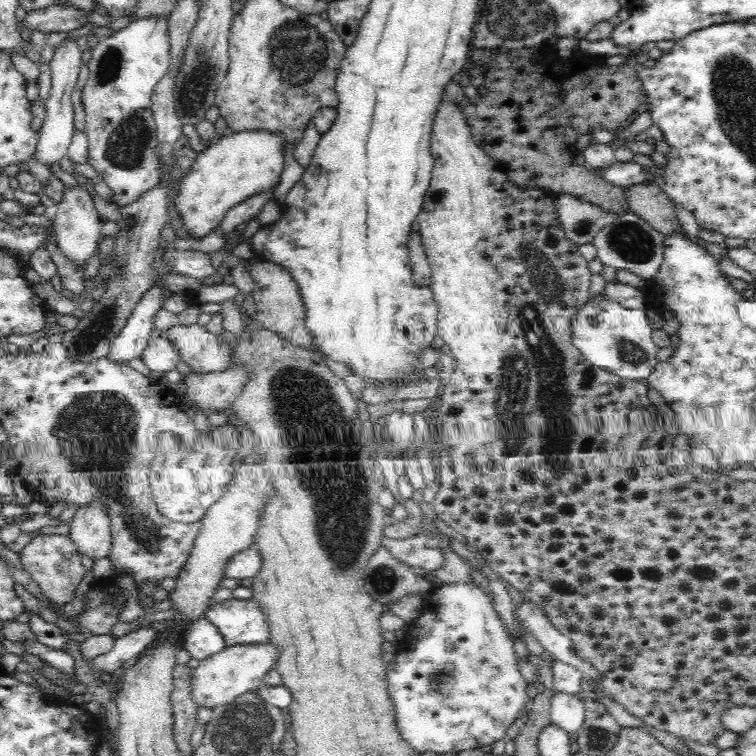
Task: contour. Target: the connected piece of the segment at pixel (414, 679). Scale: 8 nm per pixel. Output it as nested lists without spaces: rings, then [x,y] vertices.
[[[461,583],[444,584],[442,587],[432,589],[426,596],[427,611],[417,616],[417,621],[410,629],[410,642],[406,646],[399,646],[397,657],[391,665],[386,665],[385,678],[388,681],[388,694],[392,699],[393,711],[398,731],[402,739],[408,743],[417,753],[427,750],[437,752],[438,755],[447,752],[459,753],[470,748],[488,749],[495,741],[505,738],[507,730],[511,724],[520,716],[520,712],[530,704],[530,698],[525,690],[528,683],[524,681],[522,675],[516,667],[516,660],[513,643],[508,638],[505,626],[501,618],[494,609],[492,600],[474,585],[464,585]]]

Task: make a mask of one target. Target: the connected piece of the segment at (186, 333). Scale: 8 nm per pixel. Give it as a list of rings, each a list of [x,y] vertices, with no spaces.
[[[174,326],[164,331],[162,337],[176,346],[177,356],[192,366],[192,372],[204,374],[225,369],[232,356],[232,349],[222,337],[208,333],[205,327]]]

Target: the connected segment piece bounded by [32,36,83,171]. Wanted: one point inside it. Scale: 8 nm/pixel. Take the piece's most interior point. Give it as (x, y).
(55, 135)

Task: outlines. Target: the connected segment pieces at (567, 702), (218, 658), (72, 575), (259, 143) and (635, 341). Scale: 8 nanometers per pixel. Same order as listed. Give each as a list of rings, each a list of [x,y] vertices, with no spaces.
[[[557,692],[551,701],[551,721],[568,733],[577,733],[582,726],[585,704],[578,695]]]
[[[260,643],[257,645],[237,644],[234,647],[224,647],[215,655],[200,661],[193,669],[192,697],[200,707],[217,707],[231,703],[241,694],[256,691],[264,686],[264,677],[276,666],[279,652],[272,643]]]
[[[39,534],[19,553],[24,572],[30,574],[42,593],[56,606],[72,602],[85,573],[82,558],[69,539],[66,535]]]
[[[240,131],[222,137],[198,153],[194,170],[184,178],[178,194],[178,210],[184,216],[186,228],[194,236],[207,235],[220,224],[228,210],[253,194],[272,192],[284,170],[284,138],[272,131]]]
[[[602,294],[602,298],[598,296],[592,304],[582,305],[569,318],[569,326],[569,340],[587,362],[624,380],[646,382],[659,363],[656,357],[660,347],[654,342],[653,330],[644,309],[624,308],[618,301],[606,300],[606,296]]]

